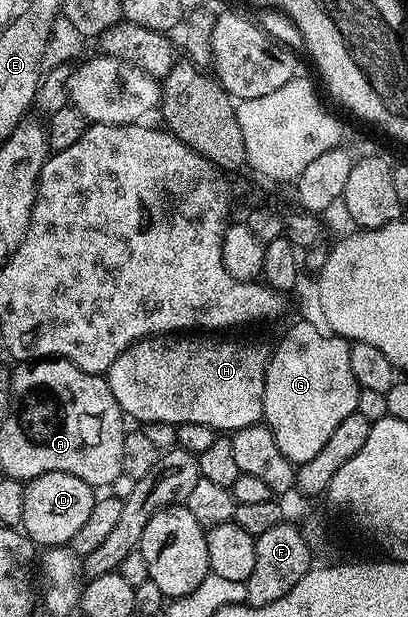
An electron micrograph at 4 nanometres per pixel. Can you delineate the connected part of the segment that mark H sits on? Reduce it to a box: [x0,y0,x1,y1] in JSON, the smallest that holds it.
[107,334,270,434]

